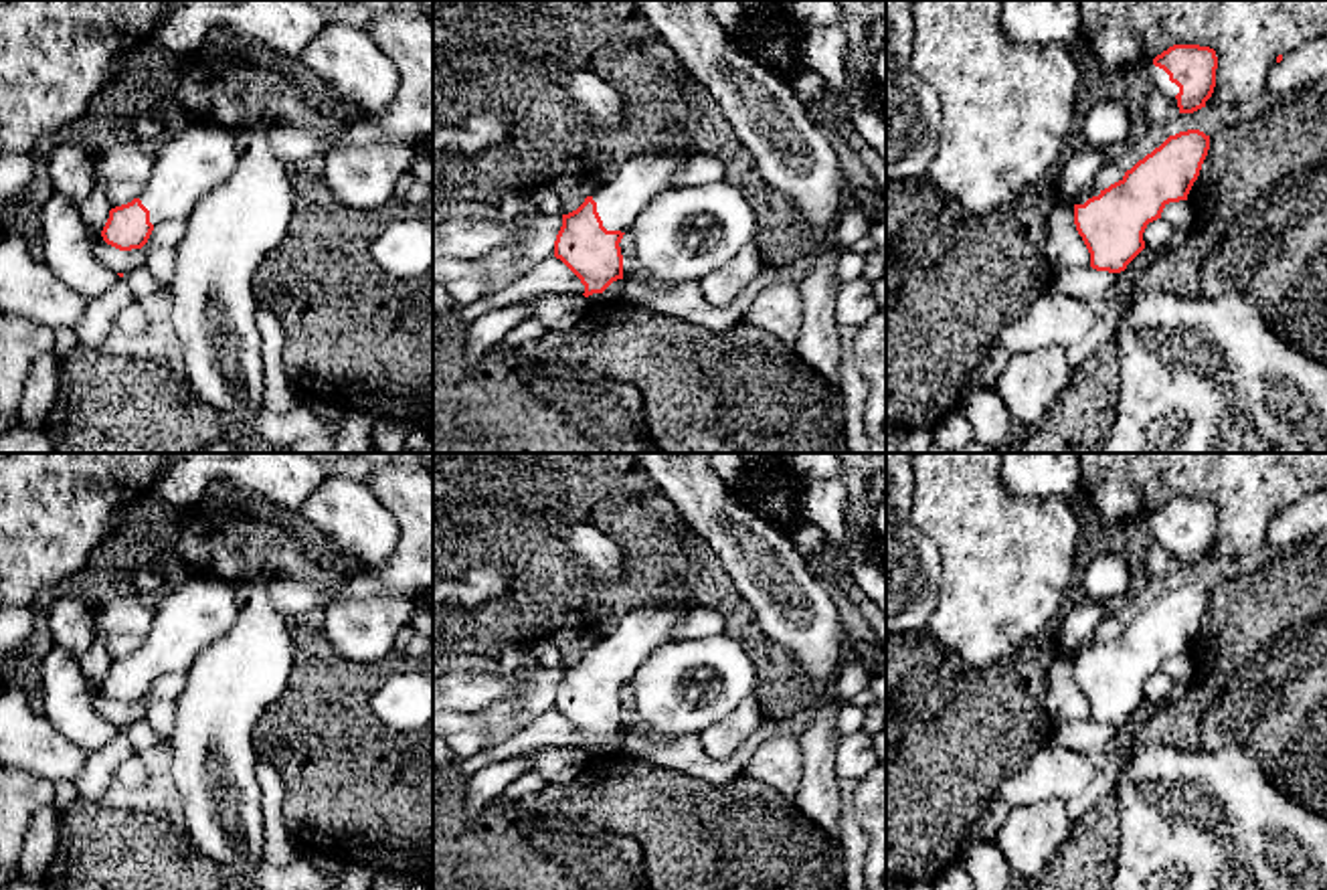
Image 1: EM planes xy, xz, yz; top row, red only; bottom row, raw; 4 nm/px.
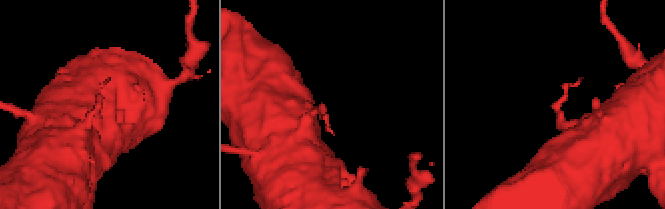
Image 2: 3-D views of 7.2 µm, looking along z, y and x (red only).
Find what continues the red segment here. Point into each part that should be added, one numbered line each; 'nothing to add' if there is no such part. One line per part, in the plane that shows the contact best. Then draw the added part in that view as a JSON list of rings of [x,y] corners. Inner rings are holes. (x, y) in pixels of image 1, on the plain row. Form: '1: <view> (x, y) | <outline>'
1: xz (644, 630) | [[[653,603],[629,611],[611,635],[597,637],[593,653],[607,684],[629,686],[641,663],[664,643],[676,641],[674,631],[686,619],[688,603]]]
2: yz (1160, 530) | [[[1153,514],[1145,516],[1145,524],[1155,542],[1177,558],[1175,548],[1179,546],[1179,540],[1169,534],[1169,528],[1163,522],[1155,520]]]

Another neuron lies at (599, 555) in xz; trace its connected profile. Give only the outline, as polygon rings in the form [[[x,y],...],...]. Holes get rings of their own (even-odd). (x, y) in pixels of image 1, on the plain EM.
[[[562,520],[558,536],[585,570],[597,581],[617,581],[621,576],[621,548],[615,540],[587,520]]]

